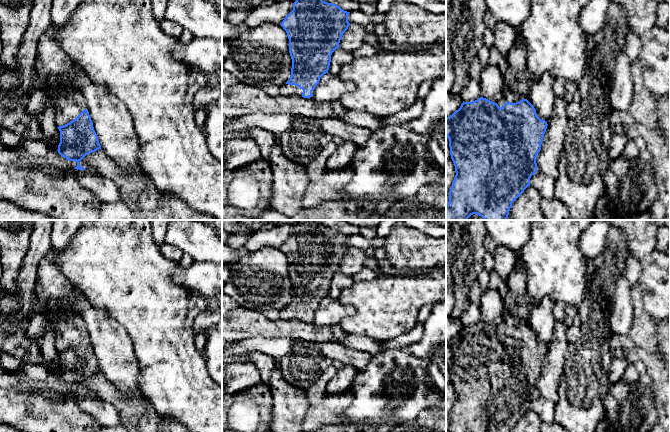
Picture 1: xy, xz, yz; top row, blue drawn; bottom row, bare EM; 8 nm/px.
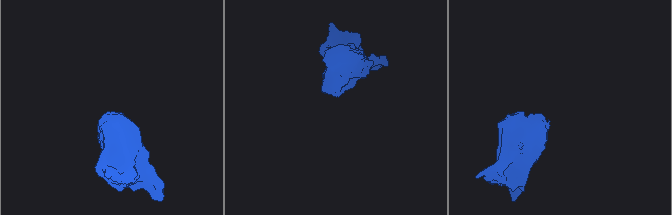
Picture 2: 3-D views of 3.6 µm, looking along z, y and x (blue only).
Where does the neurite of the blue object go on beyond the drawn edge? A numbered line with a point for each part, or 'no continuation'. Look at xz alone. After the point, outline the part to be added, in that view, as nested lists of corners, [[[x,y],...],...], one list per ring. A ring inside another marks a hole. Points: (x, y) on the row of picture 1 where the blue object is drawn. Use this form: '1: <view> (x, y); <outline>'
1: xz (285, 90); [[[283,84],[279,86],[279,93],[282,96],[289,96],[289,95],[302,96],[303,90],[295,85]]]

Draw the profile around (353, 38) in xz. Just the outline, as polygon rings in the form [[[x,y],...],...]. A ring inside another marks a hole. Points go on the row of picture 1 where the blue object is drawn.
[[[350,23],[340,40],[339,48],[349,52],[355,51],[365,44],[364,37],[367,33],[365,26]]]

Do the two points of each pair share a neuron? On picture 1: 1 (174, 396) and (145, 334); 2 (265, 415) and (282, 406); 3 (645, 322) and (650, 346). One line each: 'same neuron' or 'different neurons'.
1: same neuron
2: different neurons
3: same neuron

